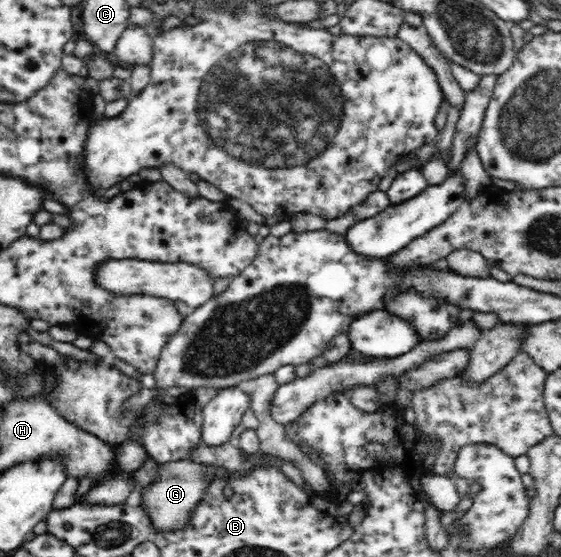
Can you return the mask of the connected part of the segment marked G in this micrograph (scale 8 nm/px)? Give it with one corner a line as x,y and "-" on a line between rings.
191,459
158,463
158,479
143,487
140,494
140,506
146,512
154,532
185,528
189,514
194,512
195,506
207,491
207,486
212,483
213,474
215,474
213,465
201,465

